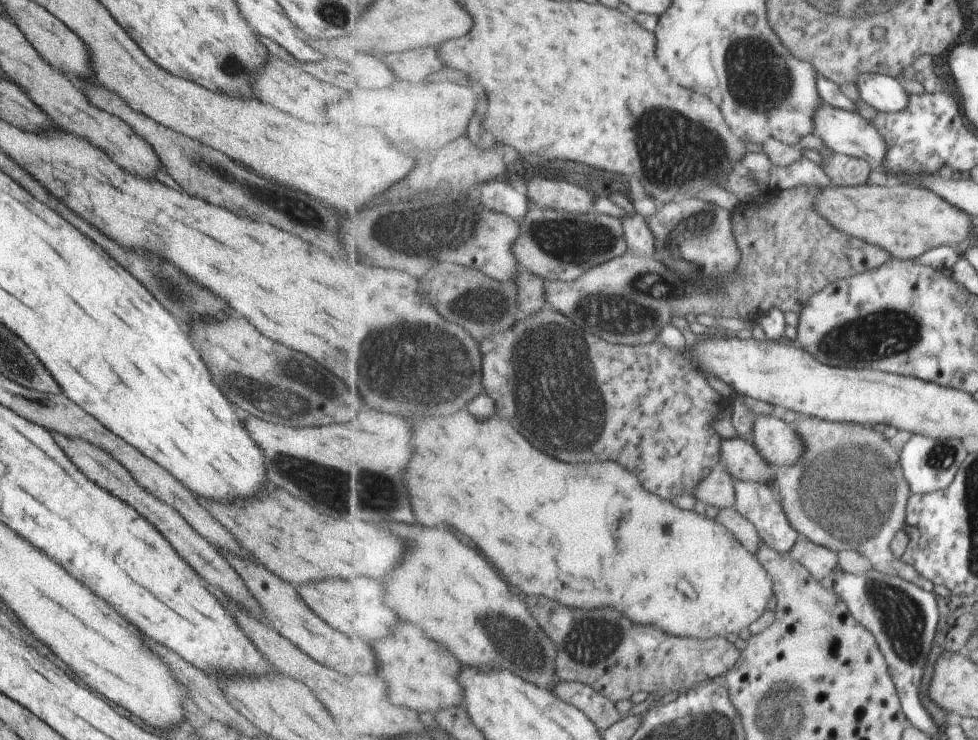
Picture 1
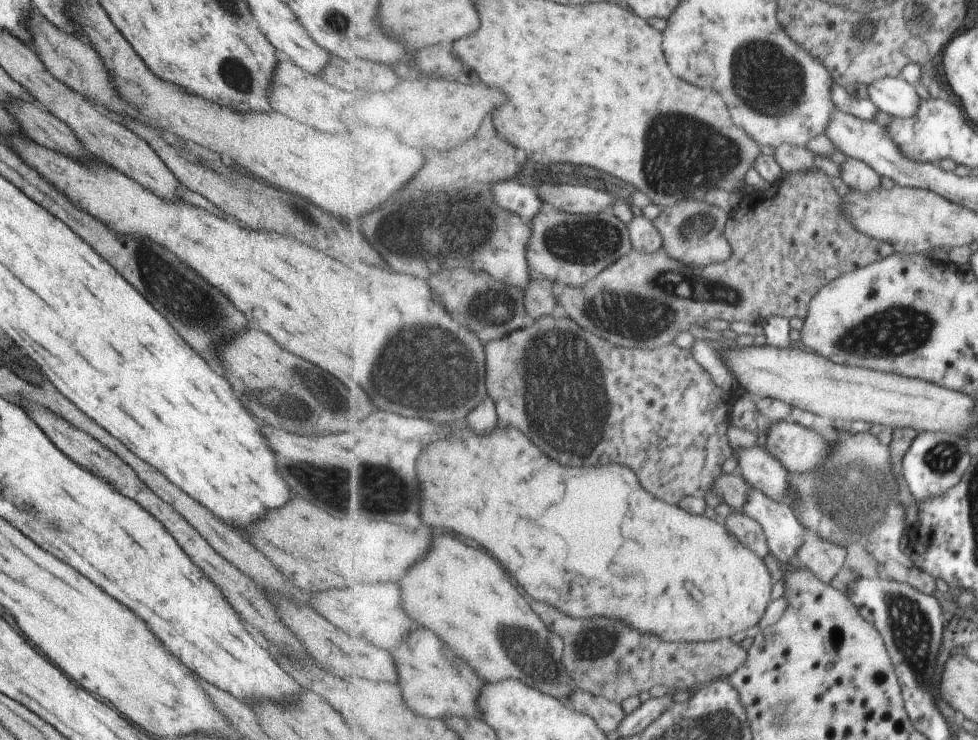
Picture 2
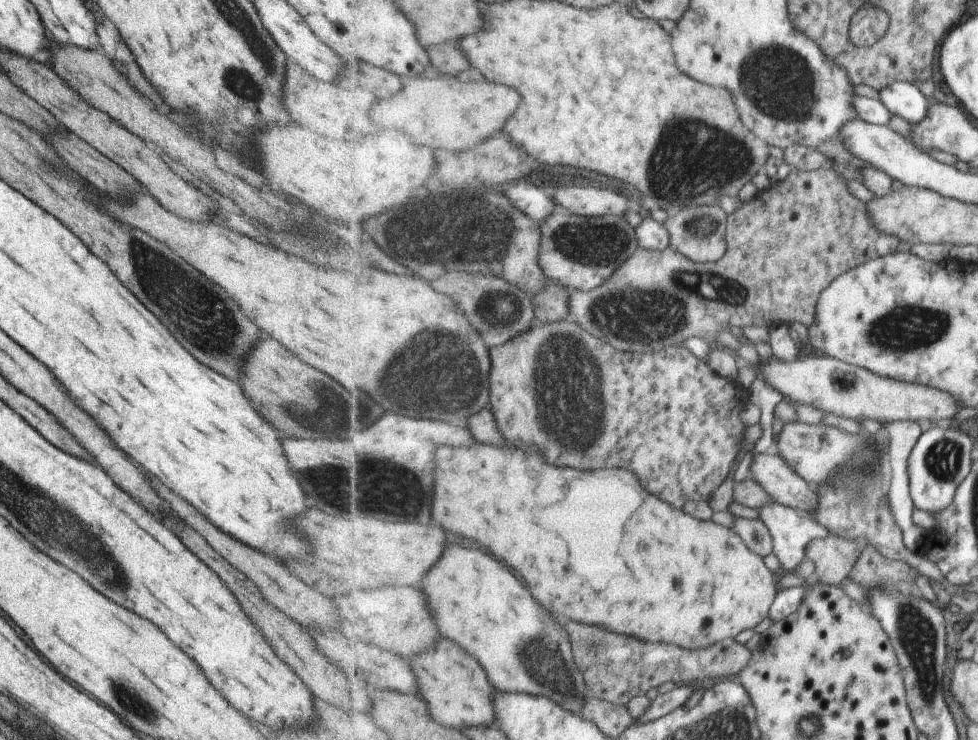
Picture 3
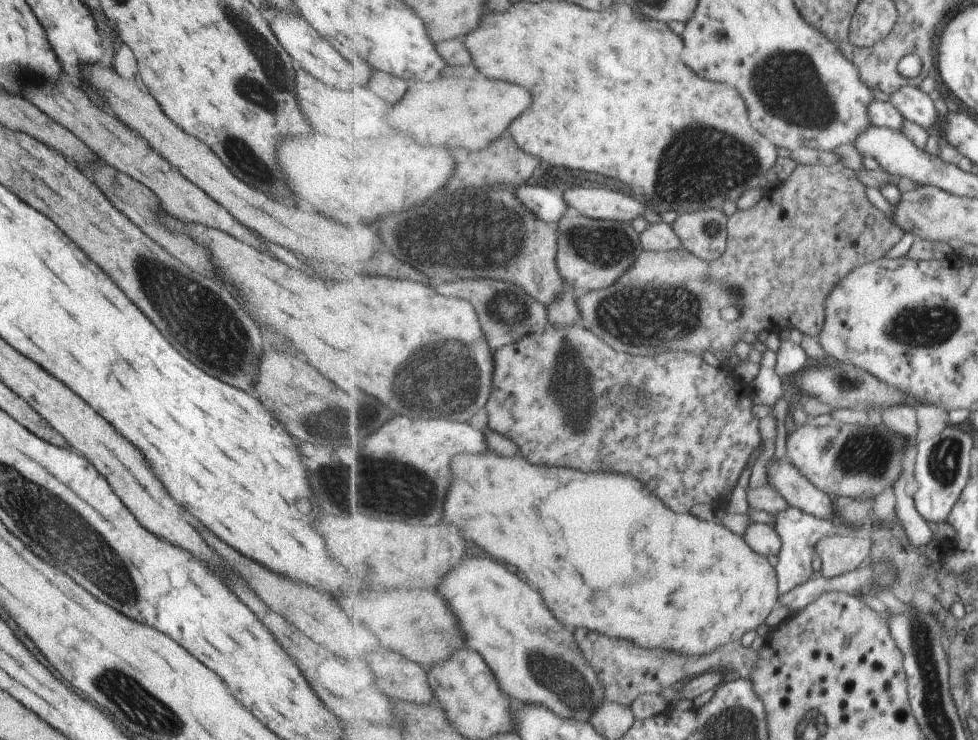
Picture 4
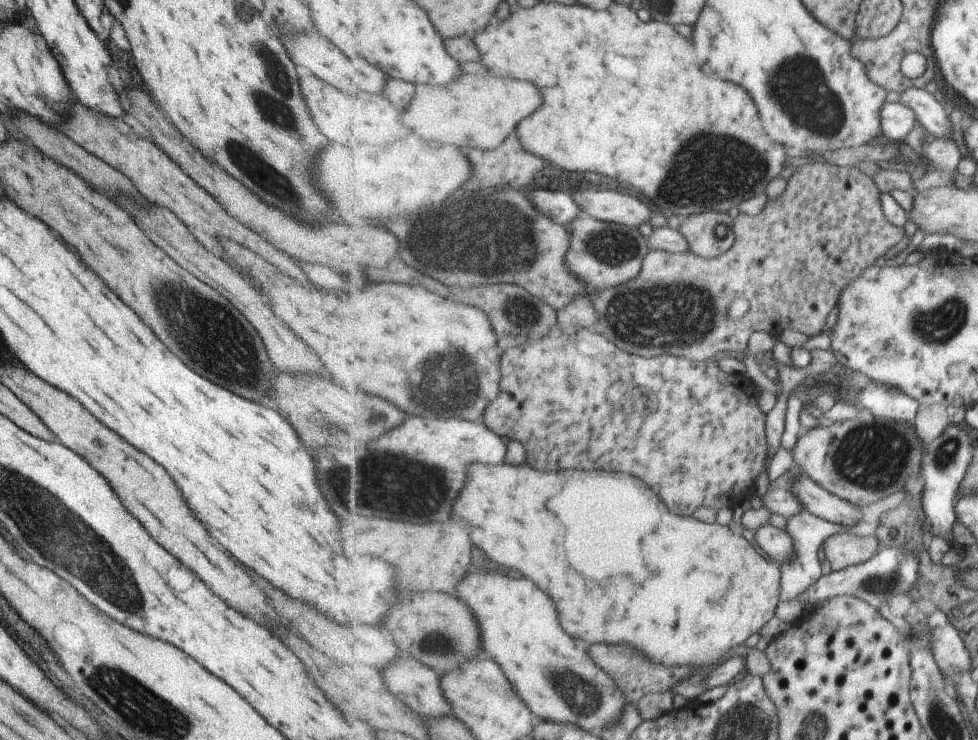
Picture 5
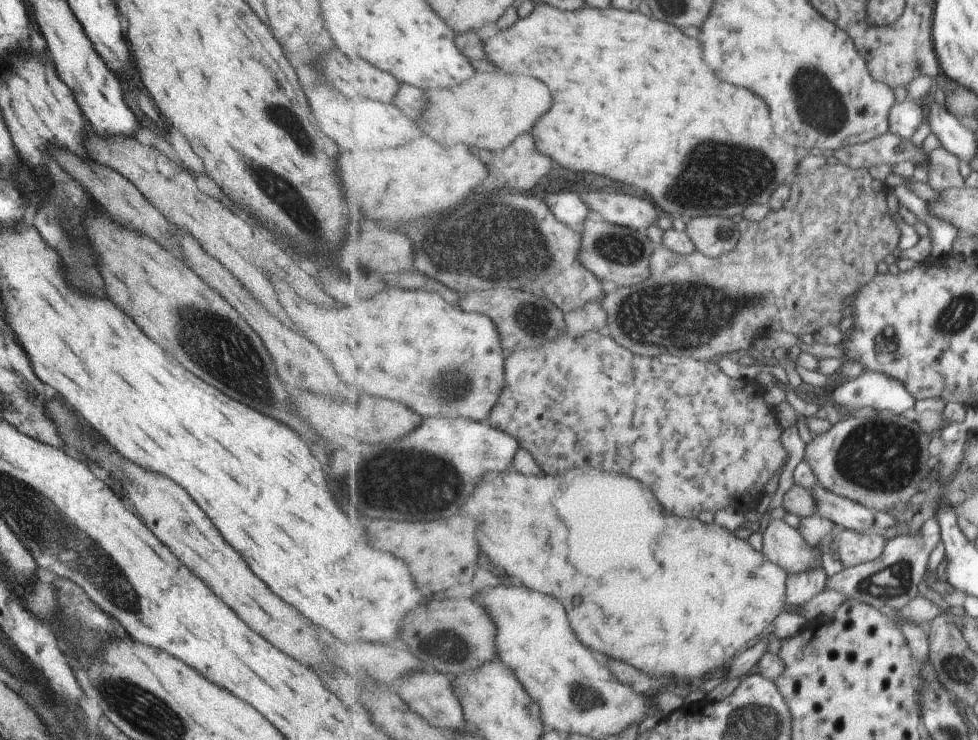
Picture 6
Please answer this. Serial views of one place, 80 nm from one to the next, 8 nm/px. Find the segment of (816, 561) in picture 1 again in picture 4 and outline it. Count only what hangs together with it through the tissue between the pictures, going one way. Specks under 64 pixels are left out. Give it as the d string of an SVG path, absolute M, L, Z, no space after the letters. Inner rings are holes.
M842 533L831 535L817 544L816 556L822 563L822 576L839 577L839 574L857 570L869 561L871 541L866 535L852 537Z

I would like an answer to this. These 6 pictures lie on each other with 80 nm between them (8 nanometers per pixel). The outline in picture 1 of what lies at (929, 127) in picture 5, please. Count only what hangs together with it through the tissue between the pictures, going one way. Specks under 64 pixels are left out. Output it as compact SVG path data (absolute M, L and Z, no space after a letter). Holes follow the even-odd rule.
M863 73L855 84L860 98L877 112L901 112L910 101L903 84L889 75Z

